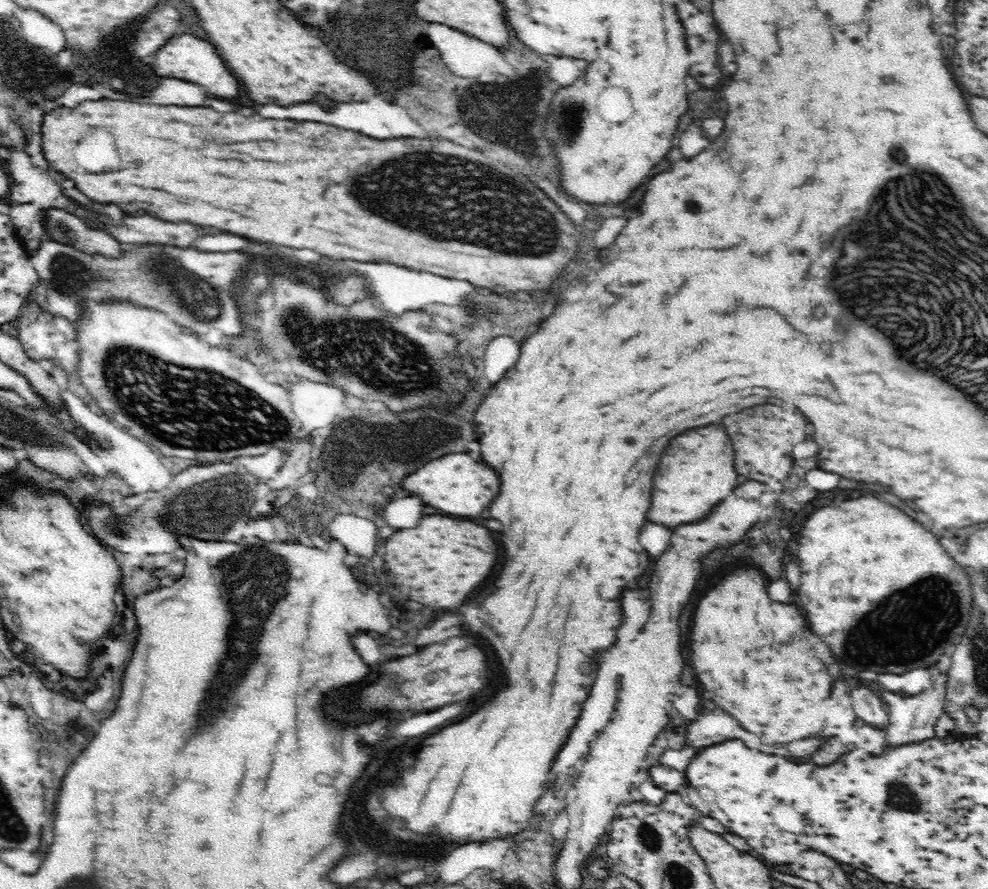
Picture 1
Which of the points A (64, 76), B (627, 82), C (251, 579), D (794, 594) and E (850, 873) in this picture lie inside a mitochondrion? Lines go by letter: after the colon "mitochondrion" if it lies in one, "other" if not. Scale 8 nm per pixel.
A: other
B: other
C: mitochondrion
D: other
E: other

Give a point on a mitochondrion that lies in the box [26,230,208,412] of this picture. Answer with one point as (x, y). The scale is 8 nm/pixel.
(69, 275)

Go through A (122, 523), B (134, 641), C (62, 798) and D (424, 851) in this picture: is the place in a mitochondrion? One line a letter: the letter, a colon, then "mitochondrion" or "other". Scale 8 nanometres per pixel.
A: mitochondrion
B: other
C: other
D: other

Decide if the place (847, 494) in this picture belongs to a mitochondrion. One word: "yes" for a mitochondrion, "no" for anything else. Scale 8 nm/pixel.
no

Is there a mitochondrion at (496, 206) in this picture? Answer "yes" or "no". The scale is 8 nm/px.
yes

